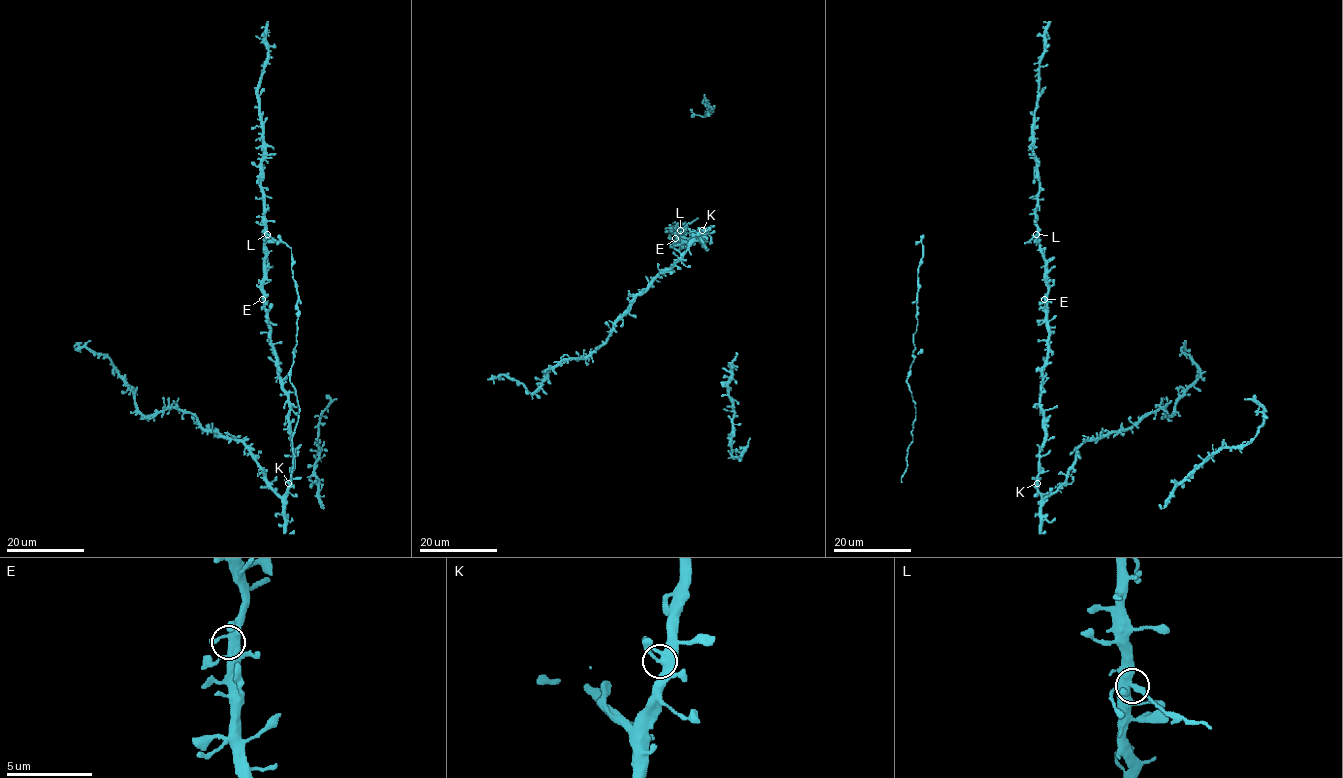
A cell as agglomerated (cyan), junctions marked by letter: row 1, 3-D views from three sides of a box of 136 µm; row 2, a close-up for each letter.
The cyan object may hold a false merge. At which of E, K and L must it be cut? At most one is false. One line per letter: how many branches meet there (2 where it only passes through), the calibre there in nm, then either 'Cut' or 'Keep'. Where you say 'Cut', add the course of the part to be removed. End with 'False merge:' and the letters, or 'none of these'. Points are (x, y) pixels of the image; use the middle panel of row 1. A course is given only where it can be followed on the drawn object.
E: Branches: 5. Thickness 400 nm. Keep
K: Branches: 5. Thickness 420 nm. Keep
L: Branches: 5. Thickness 400 nm. Cut. Course of the part to remove: (680, 230), (698, 218)
False merge: L

